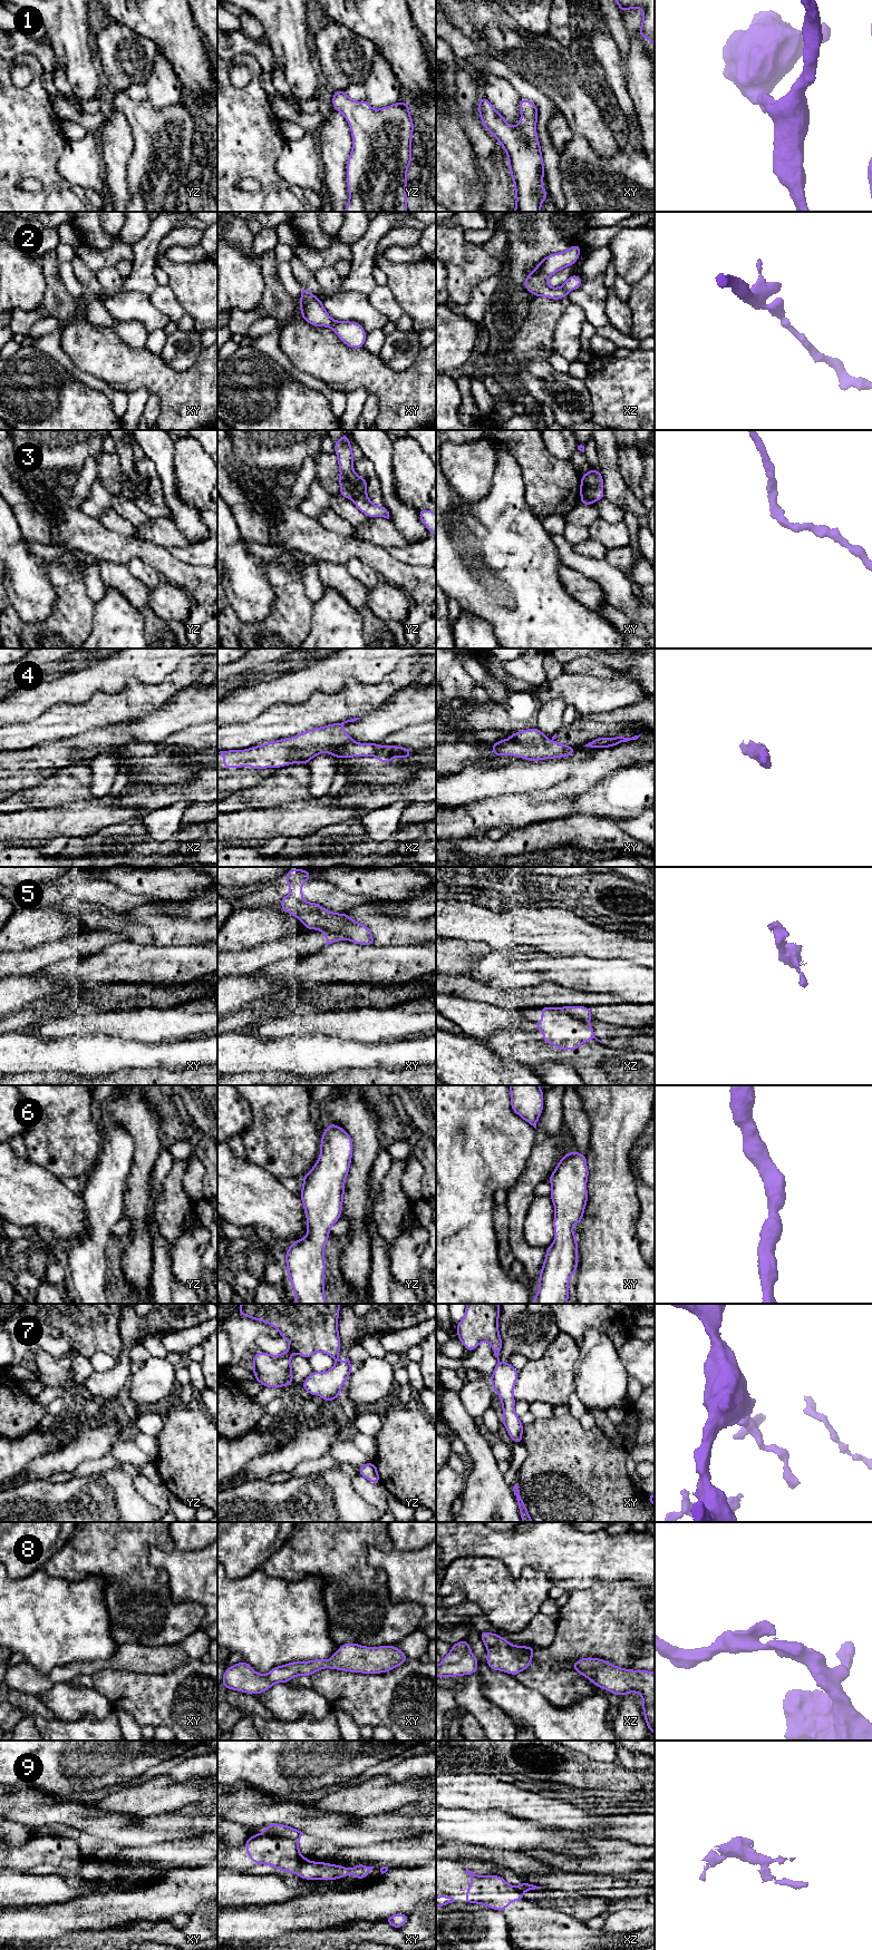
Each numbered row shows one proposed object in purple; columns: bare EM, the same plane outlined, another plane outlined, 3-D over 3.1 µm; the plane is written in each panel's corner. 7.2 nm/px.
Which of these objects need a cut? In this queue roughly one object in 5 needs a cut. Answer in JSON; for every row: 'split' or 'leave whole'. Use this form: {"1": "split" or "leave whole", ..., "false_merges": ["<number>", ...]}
{"1": "leave whole", "2": "leave whole", "3": "split", "4": "split", "5": "split", "6": "leave whole", "7": "split", "8": "leave whole", "9": "split", "false_merges": ["3", "4", "5", "7", "9"]}

